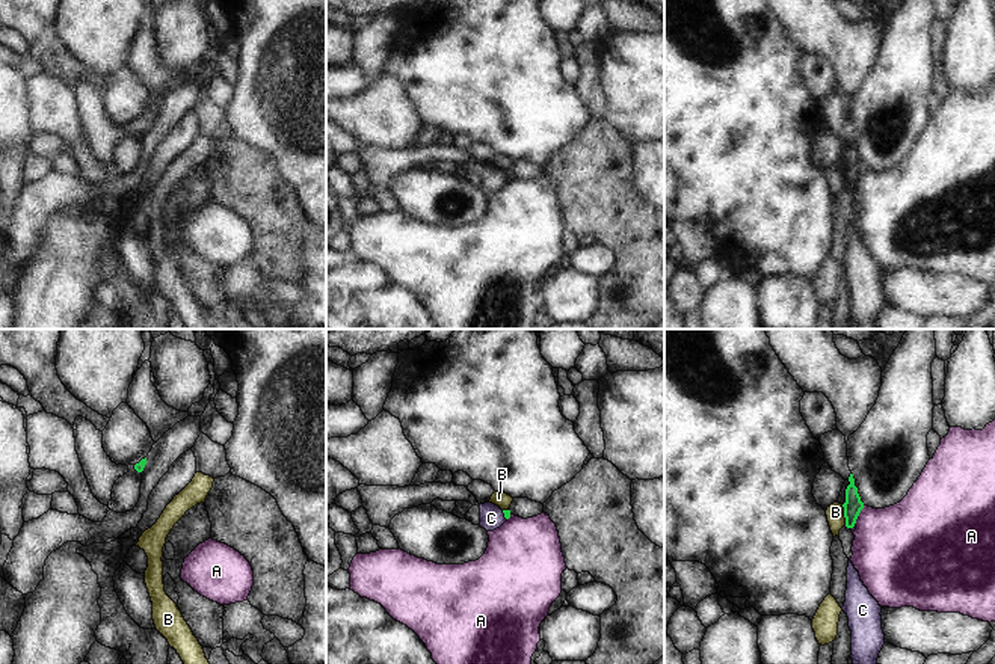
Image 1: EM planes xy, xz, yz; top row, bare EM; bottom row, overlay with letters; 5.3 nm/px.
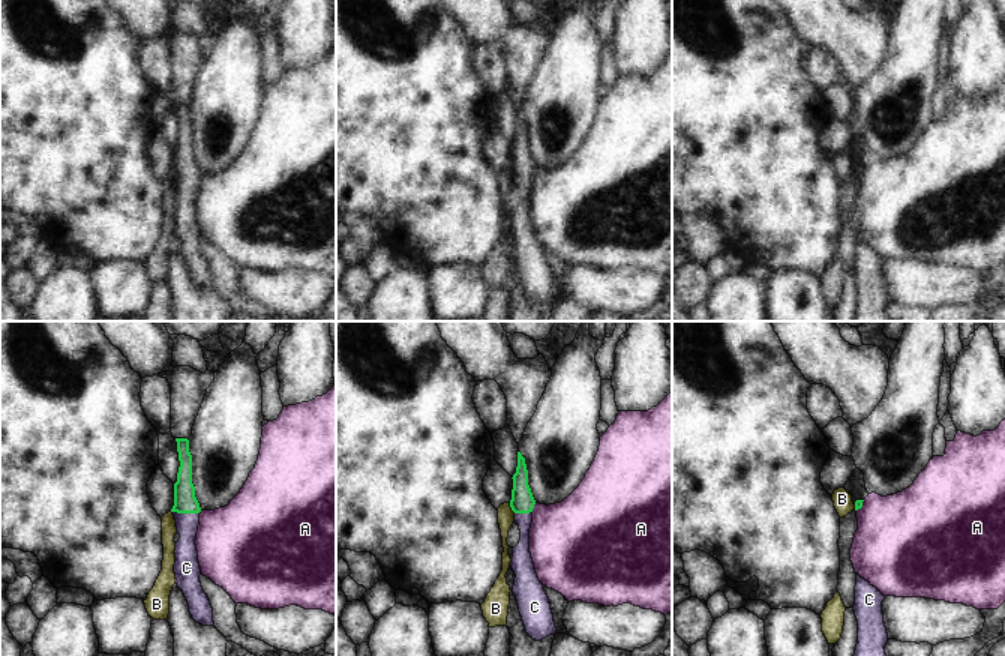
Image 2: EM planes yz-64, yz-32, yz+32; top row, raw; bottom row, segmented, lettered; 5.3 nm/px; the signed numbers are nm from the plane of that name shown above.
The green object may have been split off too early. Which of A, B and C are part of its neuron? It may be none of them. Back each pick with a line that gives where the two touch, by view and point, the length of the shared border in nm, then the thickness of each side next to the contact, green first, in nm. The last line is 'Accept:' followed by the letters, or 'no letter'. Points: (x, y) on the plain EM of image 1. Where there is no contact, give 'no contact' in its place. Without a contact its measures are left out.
C: xz (505, 177) | 60 nm | 30/130 nm
Accept: C

